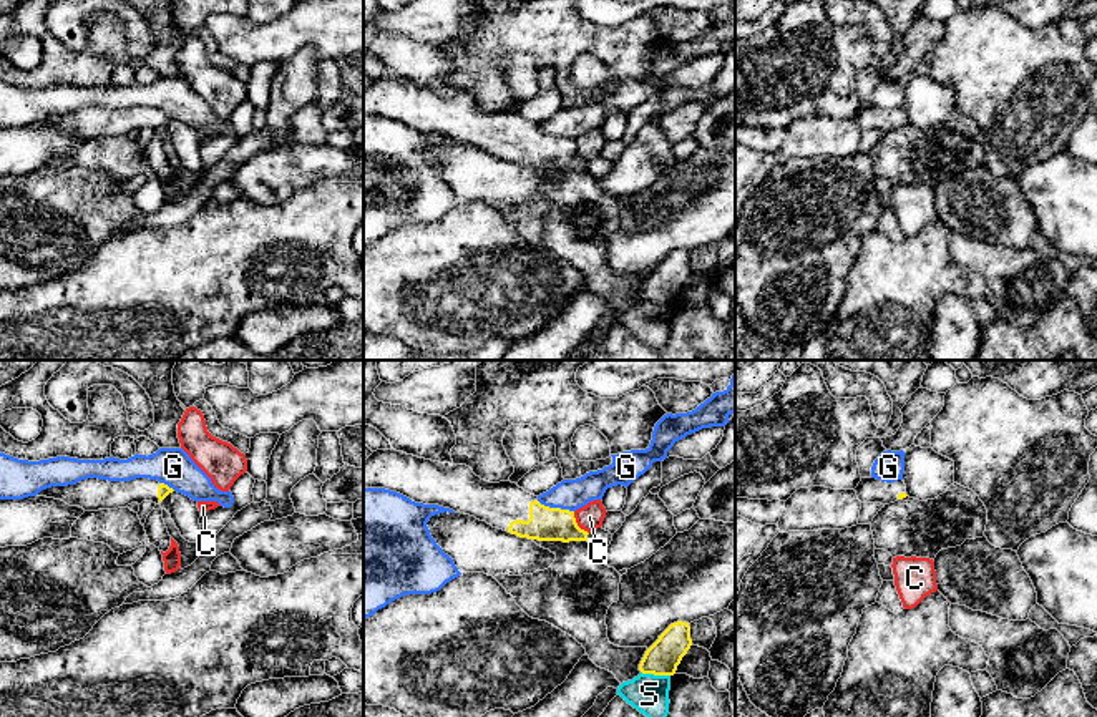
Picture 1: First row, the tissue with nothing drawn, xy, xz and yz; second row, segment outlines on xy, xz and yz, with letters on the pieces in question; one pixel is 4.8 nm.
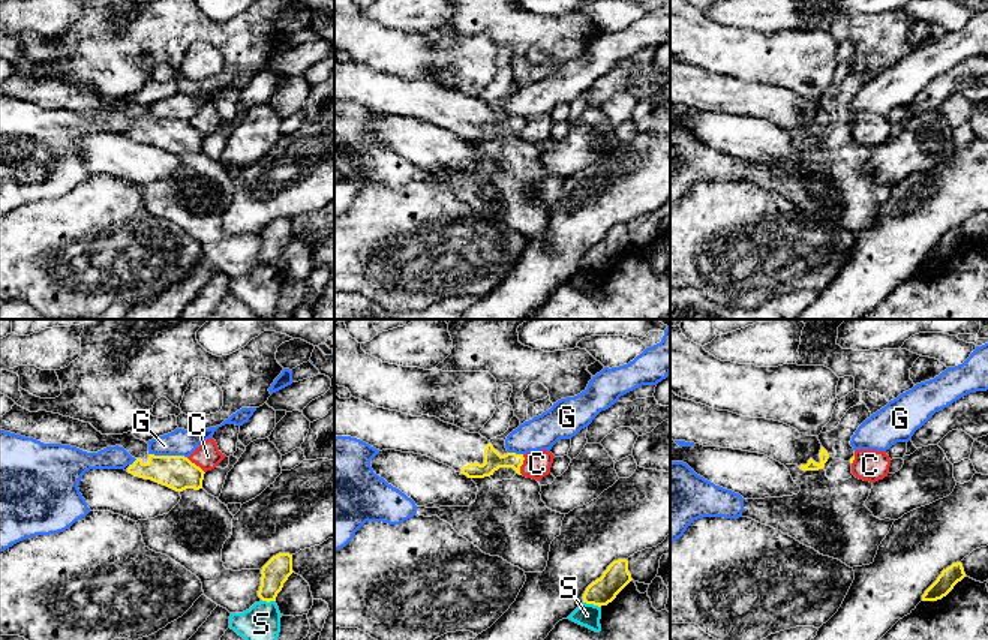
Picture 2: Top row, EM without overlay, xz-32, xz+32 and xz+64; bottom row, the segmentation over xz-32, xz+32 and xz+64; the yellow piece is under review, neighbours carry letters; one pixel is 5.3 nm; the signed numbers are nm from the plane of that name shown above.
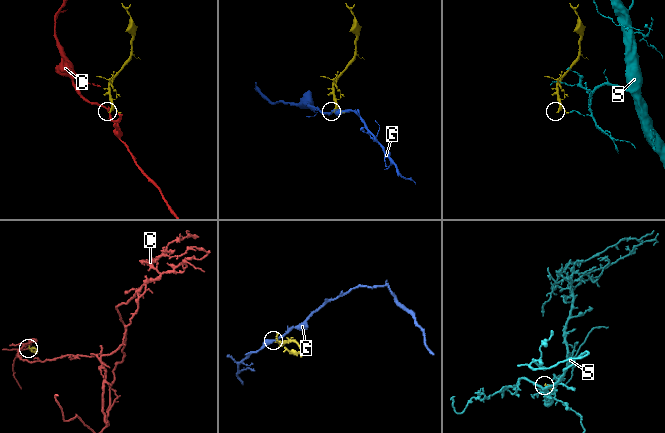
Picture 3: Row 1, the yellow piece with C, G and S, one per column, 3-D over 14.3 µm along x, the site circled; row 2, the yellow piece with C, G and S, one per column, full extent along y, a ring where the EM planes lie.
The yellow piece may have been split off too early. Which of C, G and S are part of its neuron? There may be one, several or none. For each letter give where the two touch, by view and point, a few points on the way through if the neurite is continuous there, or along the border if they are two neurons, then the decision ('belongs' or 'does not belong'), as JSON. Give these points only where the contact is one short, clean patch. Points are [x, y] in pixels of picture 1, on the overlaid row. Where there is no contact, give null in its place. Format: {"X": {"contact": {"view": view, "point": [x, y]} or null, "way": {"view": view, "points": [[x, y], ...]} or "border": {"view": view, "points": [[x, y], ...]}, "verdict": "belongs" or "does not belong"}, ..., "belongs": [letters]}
{"C": {"contact": {"view": "xz", "point": [576, 523]}, "border": {"view": "xz", "points": [[573, 512], [575, 521], [588, 533]]}, "verdict": "does not belong"}, "G": {"contact": {"view": "xz", "point": [555, 508]}, "border": {"view": "xz", "points": [[536, 500], [573, 512]]}, "verdict": "does not belong"}, "S": {"contact": {"view": "xz", "point": [656, 674]}, "verdict": "does not belong"}, "belongs": []}

